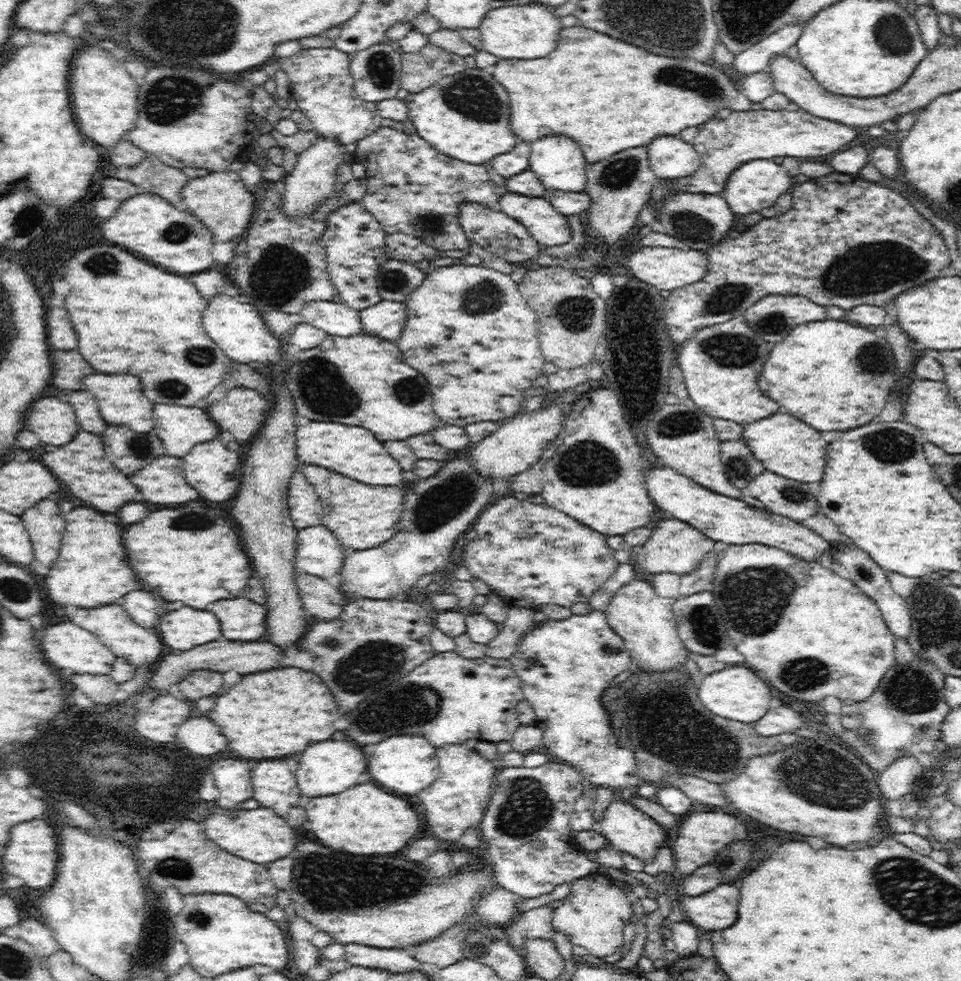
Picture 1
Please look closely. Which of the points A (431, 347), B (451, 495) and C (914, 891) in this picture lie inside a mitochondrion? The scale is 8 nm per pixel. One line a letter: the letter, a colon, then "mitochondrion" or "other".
A: mitochondrion
B: mitochondrion
C: mitochondrion

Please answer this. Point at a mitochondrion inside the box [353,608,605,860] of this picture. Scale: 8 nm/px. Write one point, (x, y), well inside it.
(527, 808)

